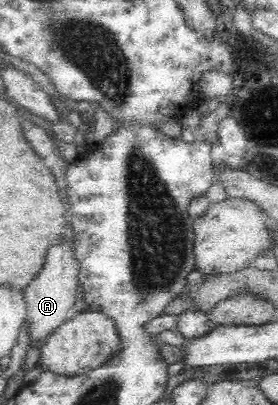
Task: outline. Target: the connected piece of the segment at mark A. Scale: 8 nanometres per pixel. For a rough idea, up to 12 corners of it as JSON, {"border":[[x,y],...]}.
{"border":[[72,233],[25,288],[28,348],[71,317],[78,292]]}

